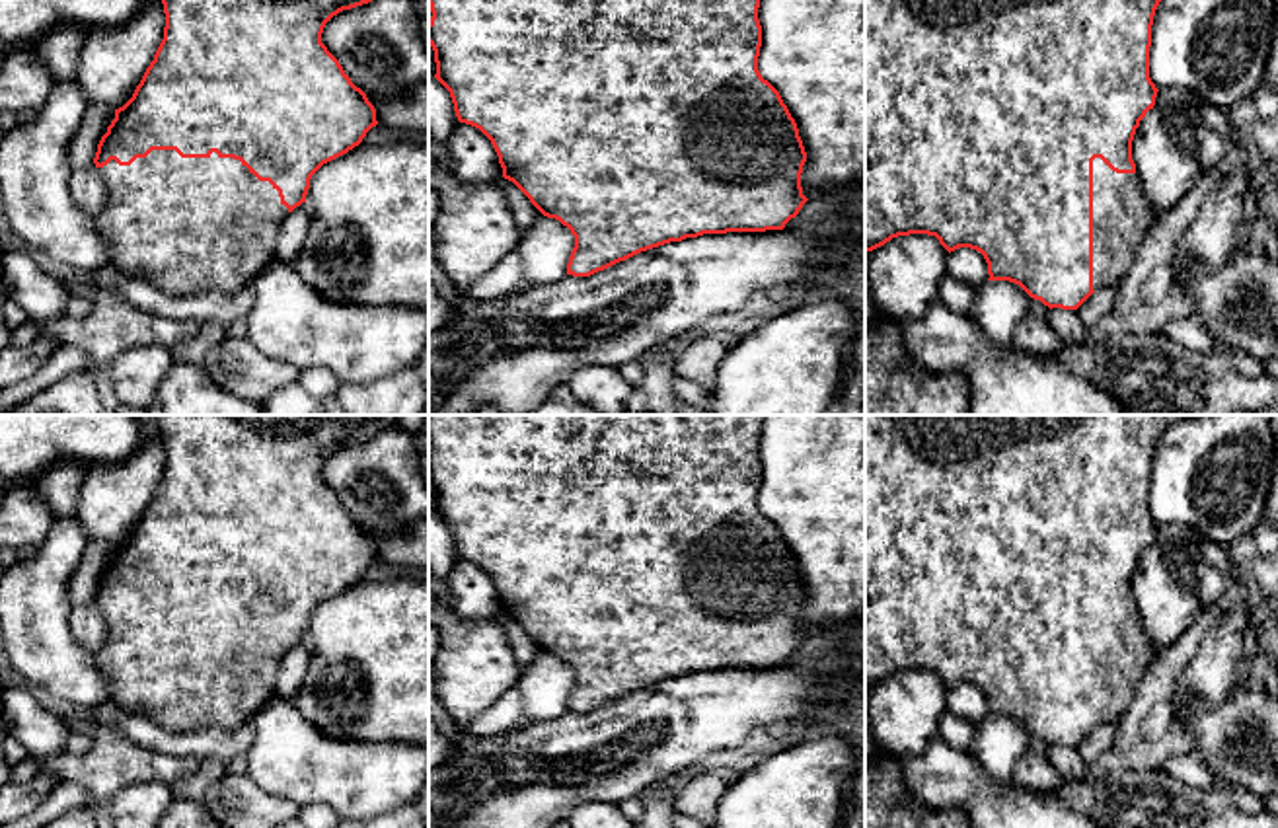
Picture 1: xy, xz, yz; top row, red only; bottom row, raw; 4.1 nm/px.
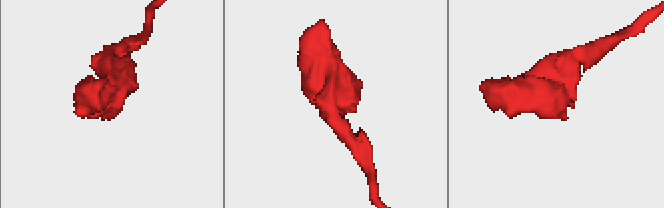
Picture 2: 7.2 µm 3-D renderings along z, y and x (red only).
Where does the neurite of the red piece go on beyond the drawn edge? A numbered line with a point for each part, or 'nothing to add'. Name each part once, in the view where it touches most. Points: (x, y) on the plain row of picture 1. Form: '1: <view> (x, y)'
1: xy (186, 661)

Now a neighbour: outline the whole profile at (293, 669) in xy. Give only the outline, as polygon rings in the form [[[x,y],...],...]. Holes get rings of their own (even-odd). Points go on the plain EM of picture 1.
[[[306,639],[288,649],[277,672],[275,694],[292,701],[306,678],[310,666],[310,645]]]

